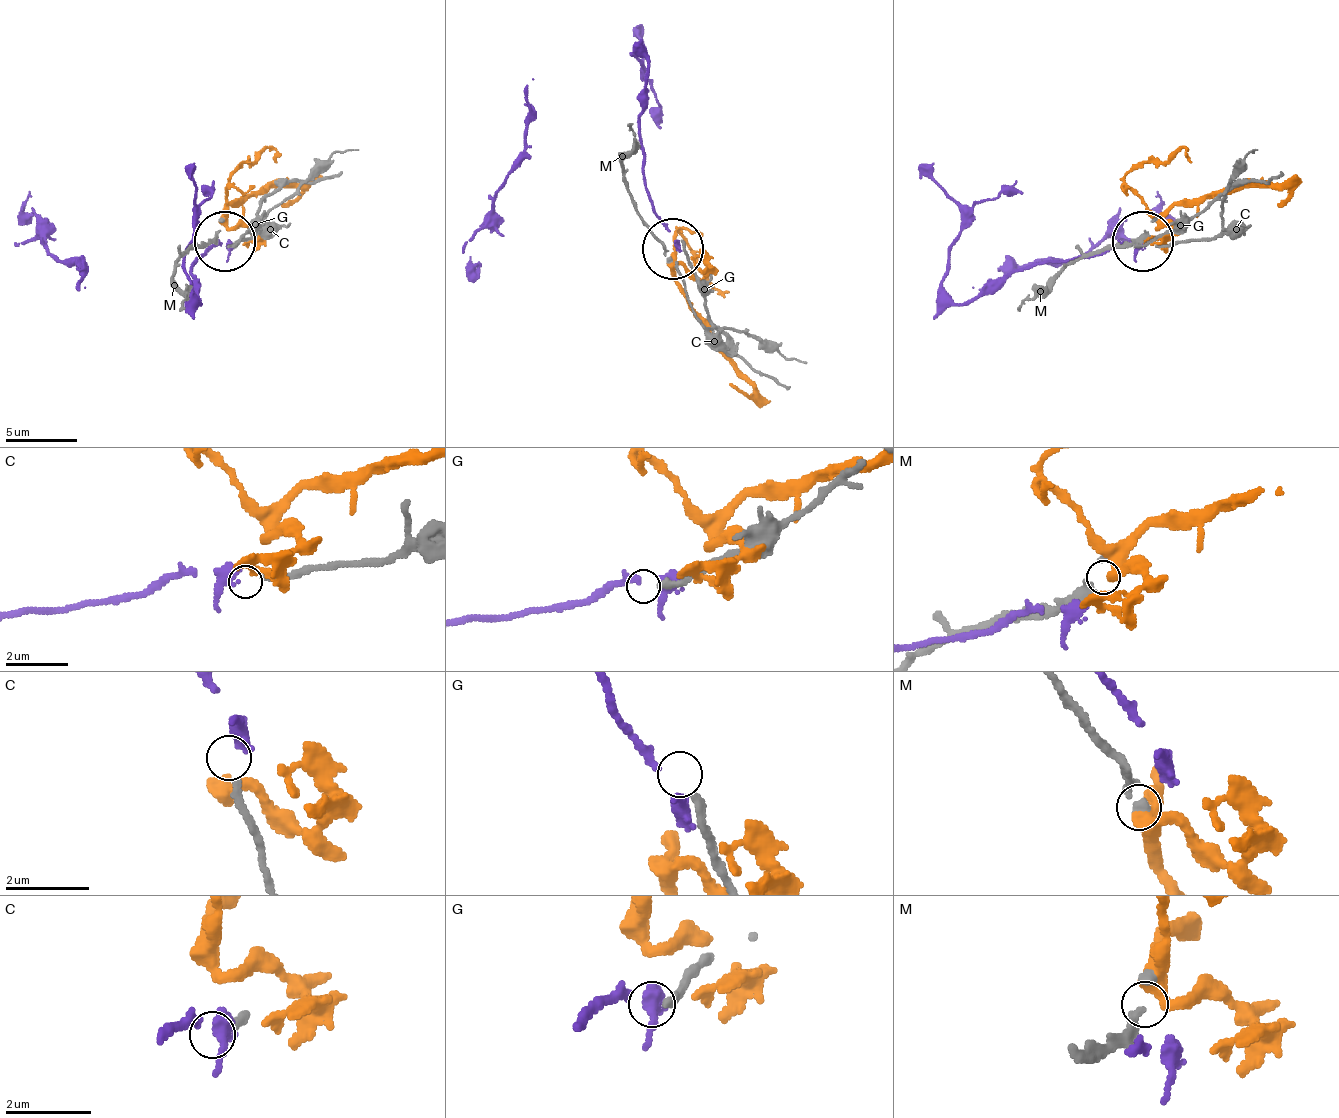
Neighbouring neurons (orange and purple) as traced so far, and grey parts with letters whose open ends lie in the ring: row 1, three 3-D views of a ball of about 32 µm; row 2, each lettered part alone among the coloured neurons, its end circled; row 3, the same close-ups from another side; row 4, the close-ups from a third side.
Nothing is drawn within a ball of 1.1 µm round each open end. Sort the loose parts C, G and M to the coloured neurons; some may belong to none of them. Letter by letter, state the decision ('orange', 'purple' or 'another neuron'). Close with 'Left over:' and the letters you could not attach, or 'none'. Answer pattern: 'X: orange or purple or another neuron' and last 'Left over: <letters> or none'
C: purple
G: another neuron
M: orange
Left over: G

